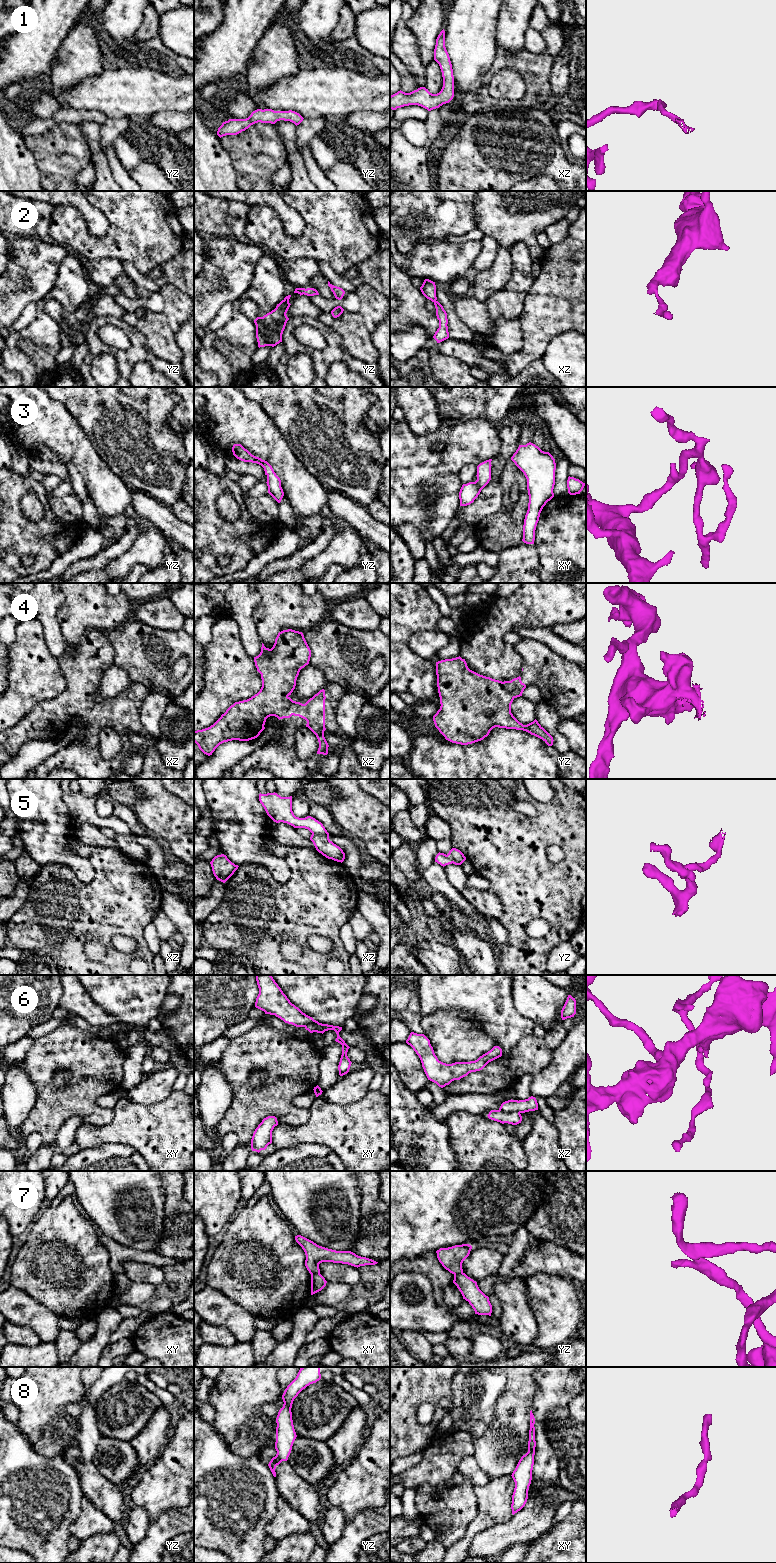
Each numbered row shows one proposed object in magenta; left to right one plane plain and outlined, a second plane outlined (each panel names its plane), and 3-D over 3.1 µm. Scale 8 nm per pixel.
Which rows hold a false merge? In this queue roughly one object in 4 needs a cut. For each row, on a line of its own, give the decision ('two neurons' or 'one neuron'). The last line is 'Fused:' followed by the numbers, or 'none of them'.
1: one neuron
2: one neuron
3: one neuron
4: one neuron
5: one neuron
6: two neurons
7: two neurons
8: one neuron
Fused: 6, 7

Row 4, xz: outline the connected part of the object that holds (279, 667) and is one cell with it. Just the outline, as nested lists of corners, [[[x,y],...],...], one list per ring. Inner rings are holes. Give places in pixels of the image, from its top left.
[[[299,631],[279,632],[271,649],[262,643],[260,654],[254,657],[262,679],[260,691],[247,700],[235,702],[210,727],[194,730],[194,742],[199,749],[210,756],[224,742],[257,738],[270,716],[280,720],[294,715],[305,719],[306,727],[316,735],[319,742],[317,754],[327,755],[325,690],[320,690],[305,704],[289,697],[300,670],[309,664],[310,657],[311,650]]]

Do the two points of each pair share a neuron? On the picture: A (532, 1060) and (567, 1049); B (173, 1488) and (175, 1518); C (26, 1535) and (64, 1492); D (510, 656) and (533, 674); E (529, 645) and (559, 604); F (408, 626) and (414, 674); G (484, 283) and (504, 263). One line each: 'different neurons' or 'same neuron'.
A: different neurons
B: different neurons
C: same neuron
D: different neurons
E: different neurons
F: same neuron
G: same neuron

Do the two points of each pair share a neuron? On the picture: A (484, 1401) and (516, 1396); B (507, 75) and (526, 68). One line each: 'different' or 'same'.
A: different
B: different

